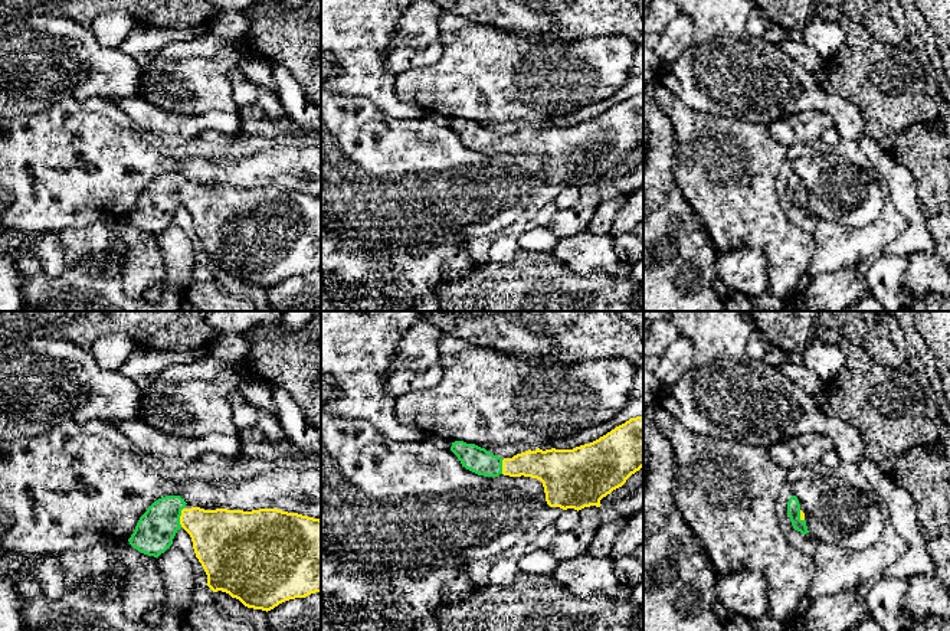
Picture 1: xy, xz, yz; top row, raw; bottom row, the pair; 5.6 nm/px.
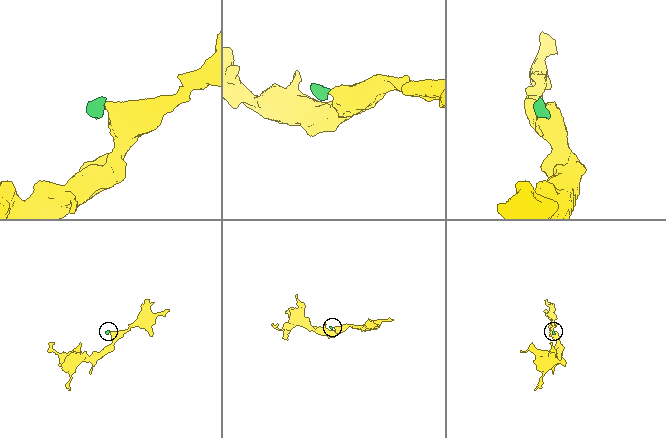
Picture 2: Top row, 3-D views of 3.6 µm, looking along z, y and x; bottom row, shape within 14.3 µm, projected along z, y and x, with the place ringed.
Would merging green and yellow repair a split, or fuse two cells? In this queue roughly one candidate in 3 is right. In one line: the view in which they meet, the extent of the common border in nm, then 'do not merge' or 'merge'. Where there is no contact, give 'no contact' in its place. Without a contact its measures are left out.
xy | 110 nm | merge

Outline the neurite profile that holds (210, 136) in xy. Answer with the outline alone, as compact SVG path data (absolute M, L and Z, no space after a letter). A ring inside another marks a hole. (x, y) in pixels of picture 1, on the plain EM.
M207 130L199 135L200 140L214 143L214 144L226 144L239 138L239 134L223 134L214 130Z

